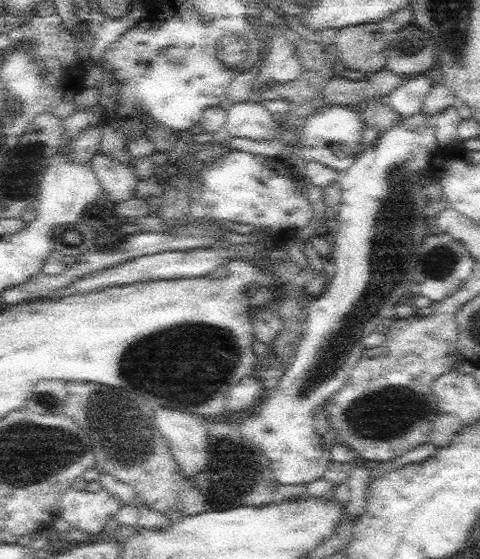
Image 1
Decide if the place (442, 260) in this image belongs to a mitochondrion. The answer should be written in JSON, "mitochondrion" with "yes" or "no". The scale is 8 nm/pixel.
{"mitochondrion":"yes"}

